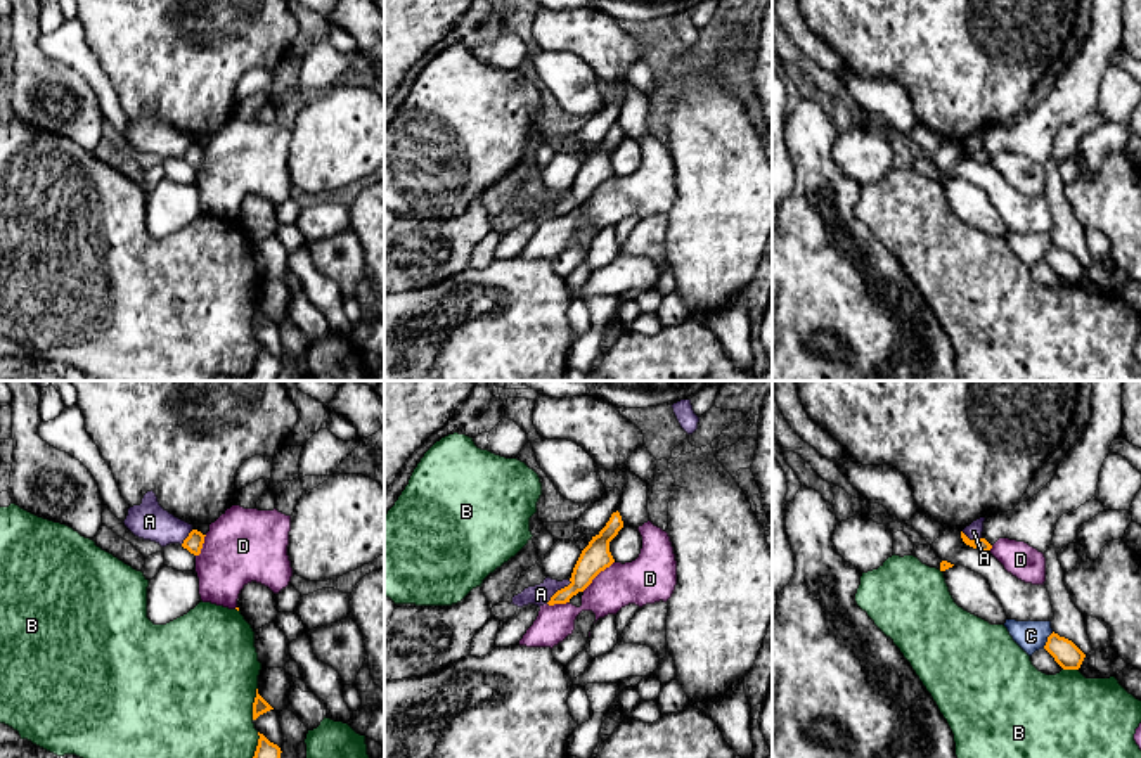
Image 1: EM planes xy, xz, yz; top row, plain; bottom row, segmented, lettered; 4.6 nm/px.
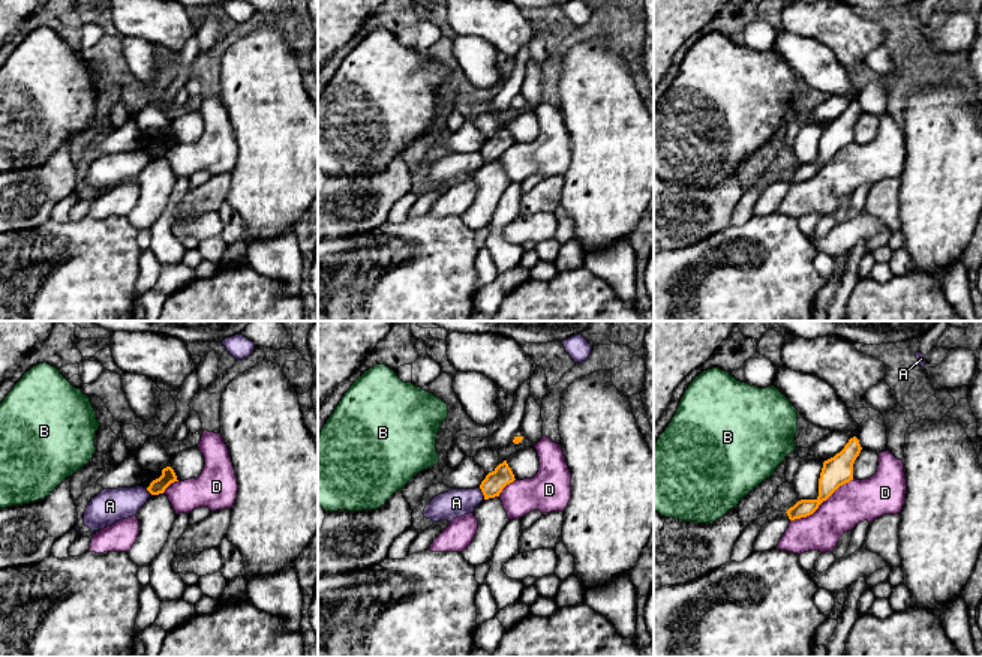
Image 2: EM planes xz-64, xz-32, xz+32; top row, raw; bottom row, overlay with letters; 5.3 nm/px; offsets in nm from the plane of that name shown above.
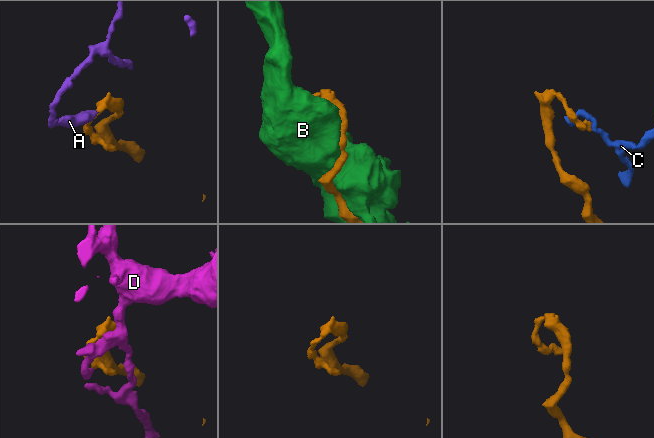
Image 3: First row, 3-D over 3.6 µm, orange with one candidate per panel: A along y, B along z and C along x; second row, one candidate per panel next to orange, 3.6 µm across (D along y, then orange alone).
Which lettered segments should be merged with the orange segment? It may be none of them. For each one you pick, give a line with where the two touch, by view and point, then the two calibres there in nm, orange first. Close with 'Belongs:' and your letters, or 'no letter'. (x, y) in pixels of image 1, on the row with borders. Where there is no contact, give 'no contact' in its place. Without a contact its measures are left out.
Belongs: no letter

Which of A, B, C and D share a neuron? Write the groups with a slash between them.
A / B / C / D

